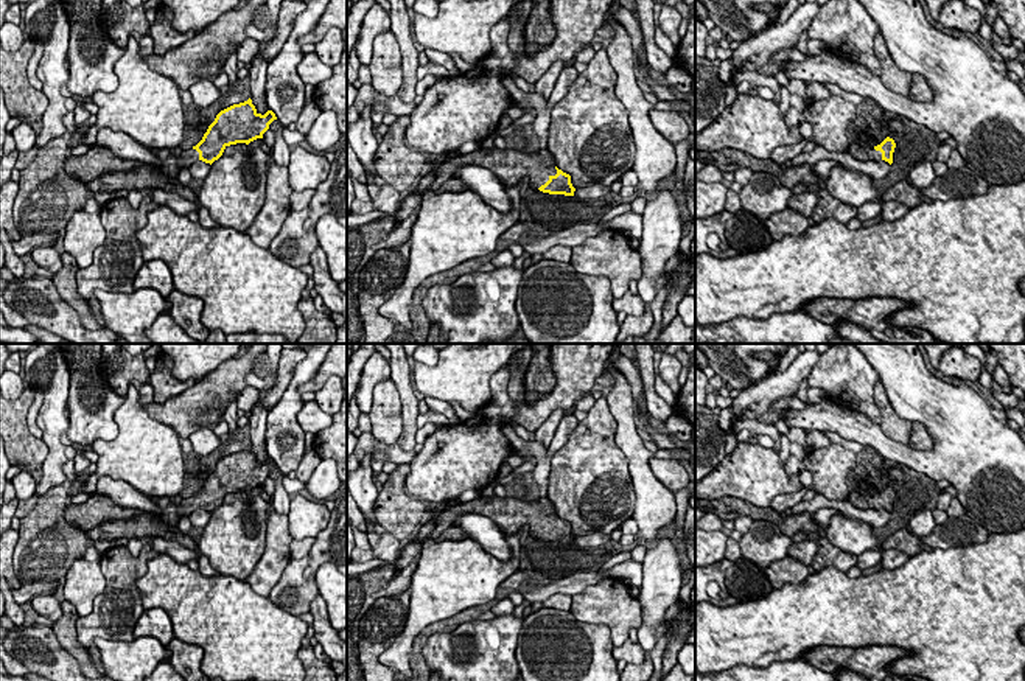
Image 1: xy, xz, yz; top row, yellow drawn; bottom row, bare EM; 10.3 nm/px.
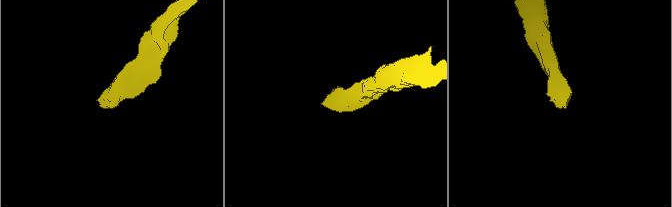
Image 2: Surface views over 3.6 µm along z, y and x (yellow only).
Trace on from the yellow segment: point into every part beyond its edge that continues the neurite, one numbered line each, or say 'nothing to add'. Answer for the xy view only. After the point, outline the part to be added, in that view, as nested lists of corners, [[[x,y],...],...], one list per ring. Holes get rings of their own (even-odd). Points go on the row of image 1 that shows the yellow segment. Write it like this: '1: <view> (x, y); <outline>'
1: xy (170, 164); [[[193,148],[184,151],[179,157],[176,157],[171,149],[152,149],[152,152],[160,160],[157,168],[171,177],[177,177],[182,168],[190,168],[194,162],[199,160],[199,152]]]

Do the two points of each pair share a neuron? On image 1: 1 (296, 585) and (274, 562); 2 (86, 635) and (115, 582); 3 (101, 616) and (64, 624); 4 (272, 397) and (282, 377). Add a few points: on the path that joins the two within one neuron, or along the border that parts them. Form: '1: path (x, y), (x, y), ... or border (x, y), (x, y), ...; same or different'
1: border (291, 558), (268, 596); different
2: path (98, 622), (115, 605), (115, 594); same
3: border (78, 616), (76, 639), (90, 655); different
4: path (276, 392), (282, 381); same

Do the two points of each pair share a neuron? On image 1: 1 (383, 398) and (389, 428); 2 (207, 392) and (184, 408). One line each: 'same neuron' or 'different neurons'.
1: same neuron
2: same neuron

